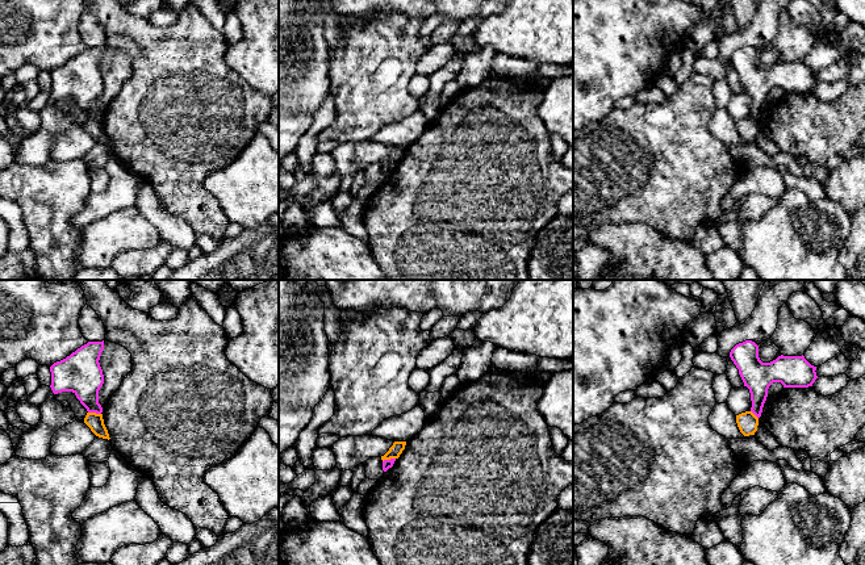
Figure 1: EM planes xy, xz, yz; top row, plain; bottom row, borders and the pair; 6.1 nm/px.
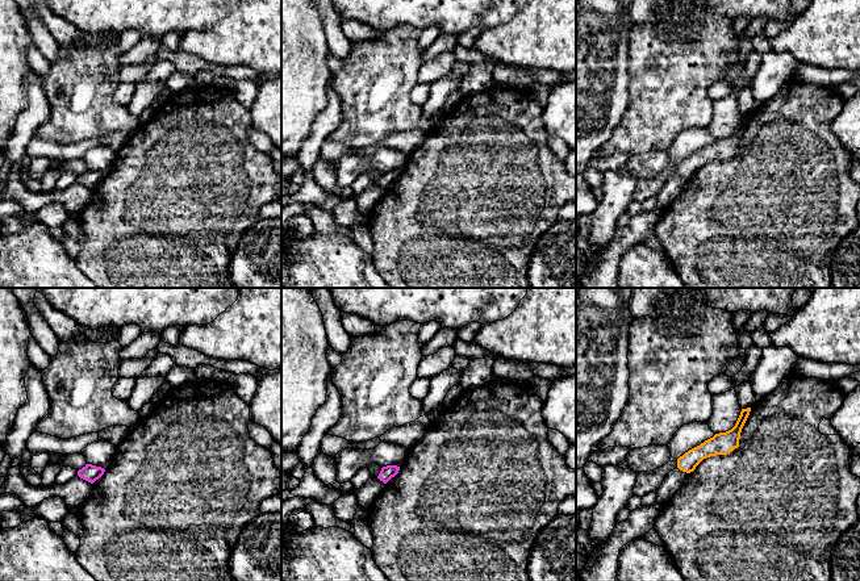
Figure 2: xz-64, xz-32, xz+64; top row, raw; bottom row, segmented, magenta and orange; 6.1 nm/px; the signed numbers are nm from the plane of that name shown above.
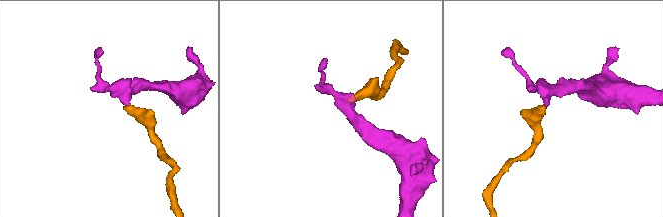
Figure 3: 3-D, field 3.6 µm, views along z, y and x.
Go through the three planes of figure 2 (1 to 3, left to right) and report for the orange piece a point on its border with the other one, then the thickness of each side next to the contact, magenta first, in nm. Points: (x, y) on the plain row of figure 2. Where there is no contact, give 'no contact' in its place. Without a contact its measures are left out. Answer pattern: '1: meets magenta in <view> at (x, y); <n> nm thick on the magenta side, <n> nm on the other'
1: no contact
2: no contact
3: no contact

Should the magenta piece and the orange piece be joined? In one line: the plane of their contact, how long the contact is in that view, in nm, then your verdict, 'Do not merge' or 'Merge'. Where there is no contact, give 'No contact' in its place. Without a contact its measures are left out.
Touches magenta in xy. Shared border 80 nm. Do not merge

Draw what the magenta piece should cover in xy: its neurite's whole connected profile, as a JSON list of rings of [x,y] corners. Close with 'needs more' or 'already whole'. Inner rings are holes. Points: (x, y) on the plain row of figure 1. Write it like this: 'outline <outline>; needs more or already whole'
outline [[[88,47],[66,64],[50,72],[54,100],[72,97],[88,118],[101,120],[99,96],[104,89],[100,72],[103,47]]]; already whole

